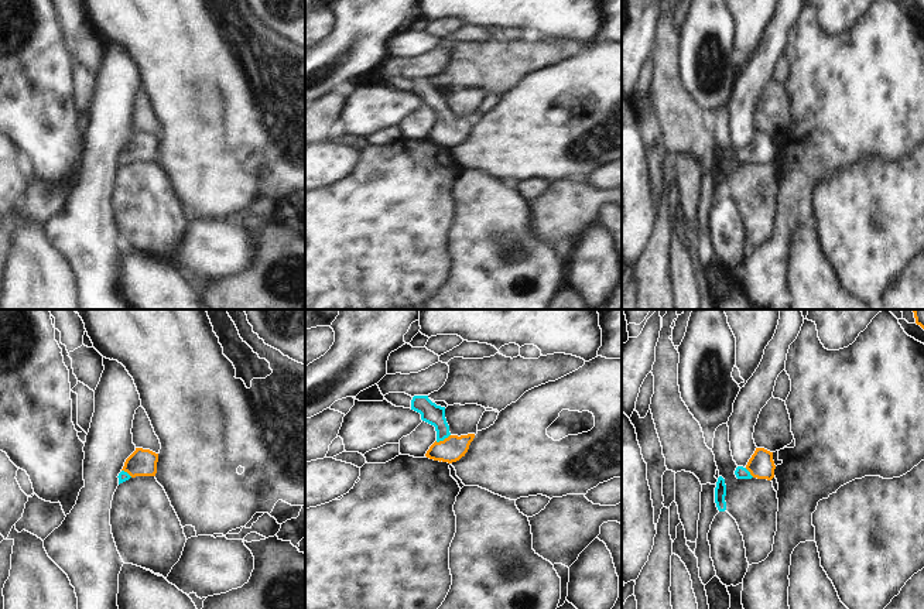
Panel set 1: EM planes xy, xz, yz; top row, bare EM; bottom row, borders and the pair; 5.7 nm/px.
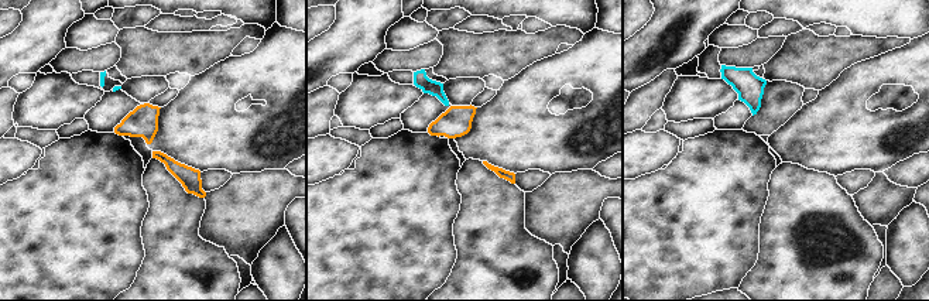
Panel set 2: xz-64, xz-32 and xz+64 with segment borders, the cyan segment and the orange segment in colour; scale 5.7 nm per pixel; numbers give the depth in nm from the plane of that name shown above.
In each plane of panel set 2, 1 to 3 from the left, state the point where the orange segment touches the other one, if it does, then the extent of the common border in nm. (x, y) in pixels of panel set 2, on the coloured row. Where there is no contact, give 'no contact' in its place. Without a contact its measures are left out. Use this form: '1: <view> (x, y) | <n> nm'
1: no contact
2: no contact
3: no contact

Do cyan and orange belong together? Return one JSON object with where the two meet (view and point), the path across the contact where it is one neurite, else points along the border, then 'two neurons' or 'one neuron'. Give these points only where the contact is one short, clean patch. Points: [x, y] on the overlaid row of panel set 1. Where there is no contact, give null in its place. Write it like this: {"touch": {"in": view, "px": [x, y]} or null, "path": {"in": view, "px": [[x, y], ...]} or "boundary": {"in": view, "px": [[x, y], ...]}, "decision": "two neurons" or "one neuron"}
{"touch": {"in": "xz", "px": [442, 440]}, "path": {"in": "xz", "px": [[434, 414], [442, 428], [442, 440], [452, 448]]}, "decision": "one neuron"}

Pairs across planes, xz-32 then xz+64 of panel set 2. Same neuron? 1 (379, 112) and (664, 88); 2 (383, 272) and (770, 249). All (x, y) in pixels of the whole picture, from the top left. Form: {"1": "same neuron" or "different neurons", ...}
{"1": "different neurons", "2": "different neurons"}

